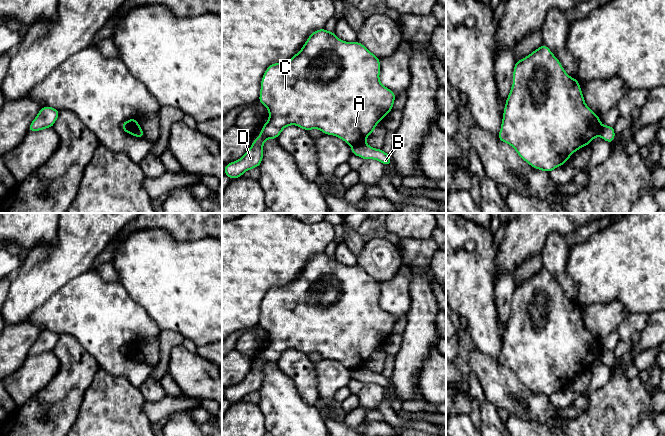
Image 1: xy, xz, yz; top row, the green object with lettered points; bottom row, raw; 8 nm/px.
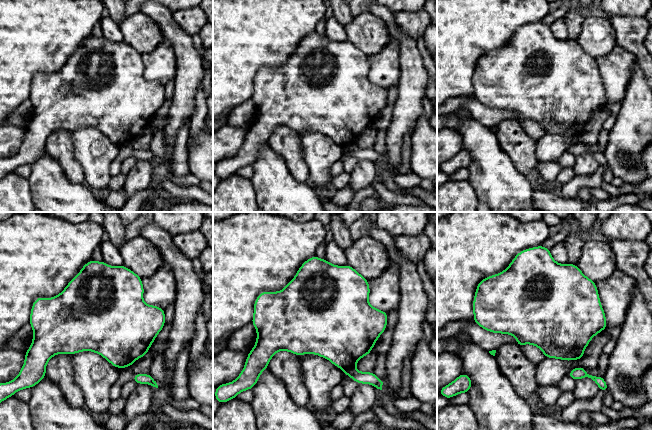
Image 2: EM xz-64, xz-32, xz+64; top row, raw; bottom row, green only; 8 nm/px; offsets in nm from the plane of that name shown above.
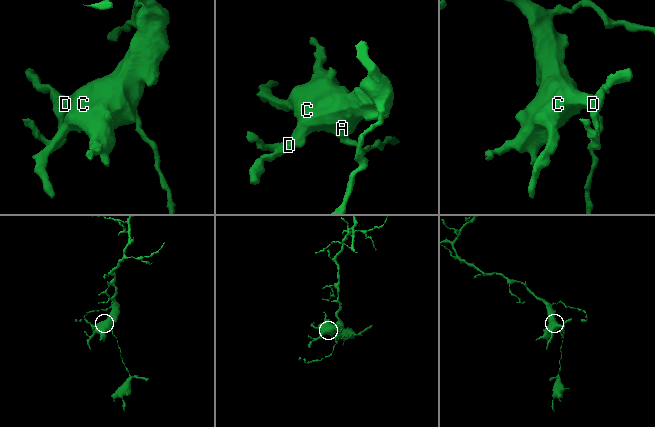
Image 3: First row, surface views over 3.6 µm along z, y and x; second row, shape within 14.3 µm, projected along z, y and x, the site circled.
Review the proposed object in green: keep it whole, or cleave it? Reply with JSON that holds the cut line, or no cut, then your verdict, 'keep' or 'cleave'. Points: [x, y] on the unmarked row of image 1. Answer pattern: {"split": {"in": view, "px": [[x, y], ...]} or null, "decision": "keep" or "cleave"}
{"split": {"in": "xz", "px": [[364, 364], [352, 370]]}, "decision": "cleave"}

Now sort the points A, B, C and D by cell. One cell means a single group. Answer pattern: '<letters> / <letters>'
A C D / B

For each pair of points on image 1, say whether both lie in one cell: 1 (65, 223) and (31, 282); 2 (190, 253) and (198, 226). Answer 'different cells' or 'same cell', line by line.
1: same cell
2: different cells

